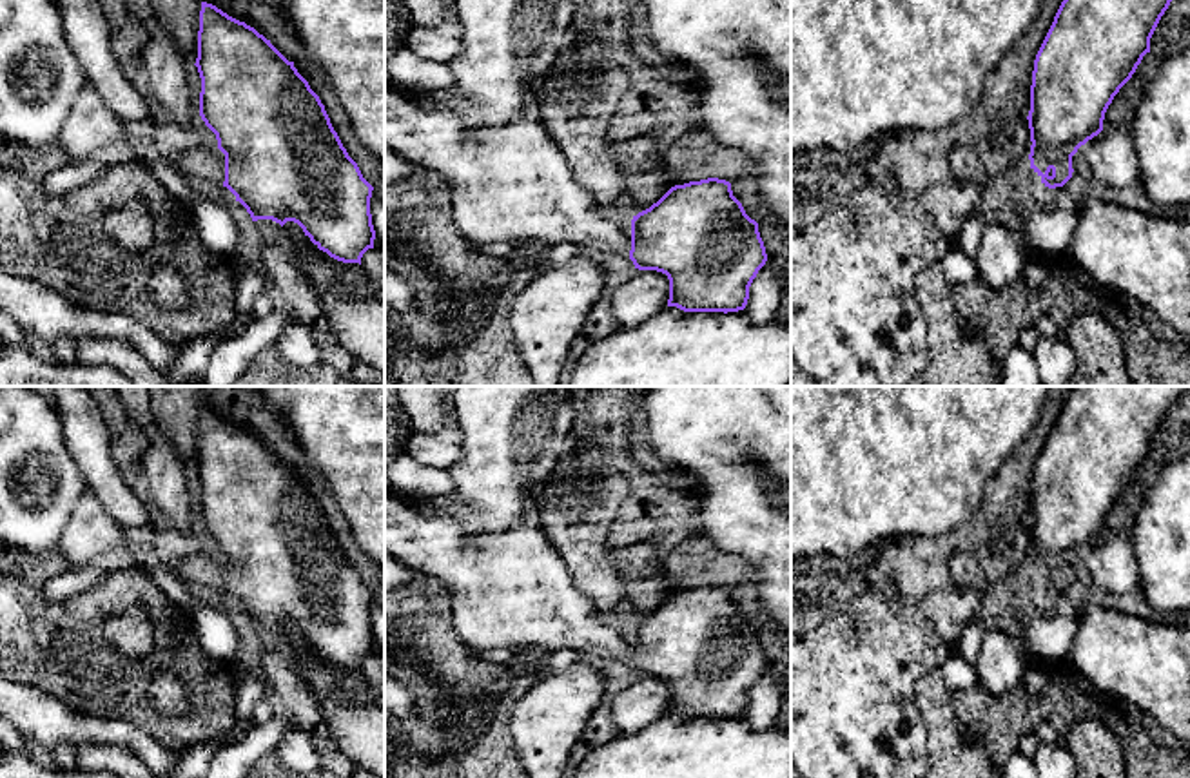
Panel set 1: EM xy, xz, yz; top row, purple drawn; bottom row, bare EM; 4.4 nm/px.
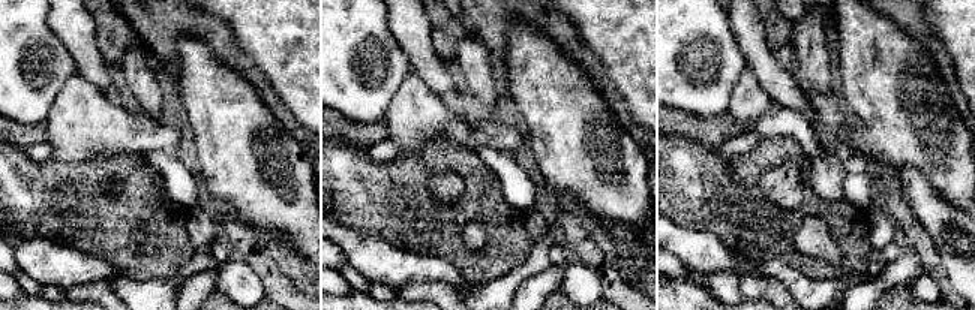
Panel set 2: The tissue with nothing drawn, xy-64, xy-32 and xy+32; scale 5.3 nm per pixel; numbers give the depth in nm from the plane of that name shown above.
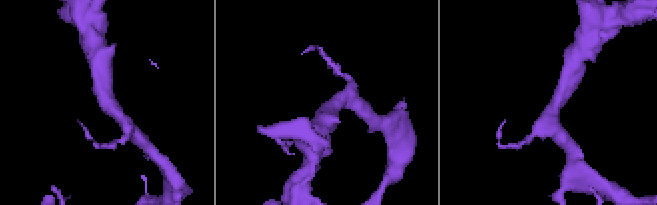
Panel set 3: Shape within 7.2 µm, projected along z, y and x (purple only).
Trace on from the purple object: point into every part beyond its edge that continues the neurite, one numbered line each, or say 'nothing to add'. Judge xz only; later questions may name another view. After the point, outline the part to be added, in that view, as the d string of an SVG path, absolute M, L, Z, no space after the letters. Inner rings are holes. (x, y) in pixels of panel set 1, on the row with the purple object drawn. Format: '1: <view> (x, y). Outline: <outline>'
1: xz (510, 184). Outline: M385 87L385 145L444 178L441 198L466 241L575 243L629 256L629 227L600 210L573 180L533 112L502 127L466 131L455 112L426 109L408 92Z

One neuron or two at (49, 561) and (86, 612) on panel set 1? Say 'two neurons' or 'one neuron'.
two neurons

